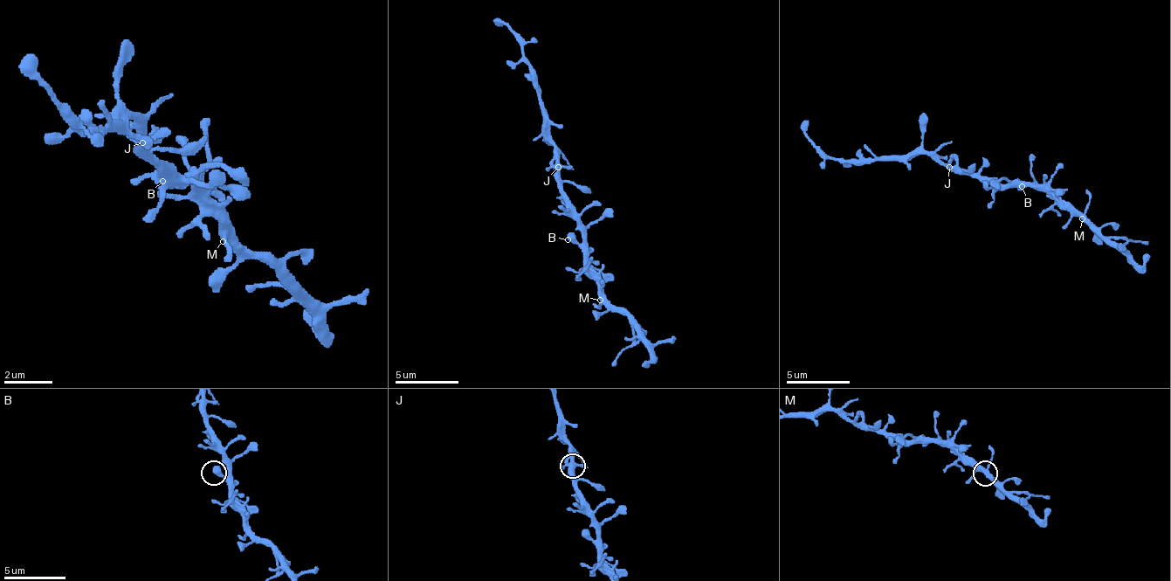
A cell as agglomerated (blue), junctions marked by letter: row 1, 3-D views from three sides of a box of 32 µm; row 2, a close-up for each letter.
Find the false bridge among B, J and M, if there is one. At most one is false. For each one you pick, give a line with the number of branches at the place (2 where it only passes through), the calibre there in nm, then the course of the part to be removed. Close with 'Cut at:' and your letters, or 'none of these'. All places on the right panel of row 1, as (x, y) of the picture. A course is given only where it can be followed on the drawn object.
Cut at: none of these

